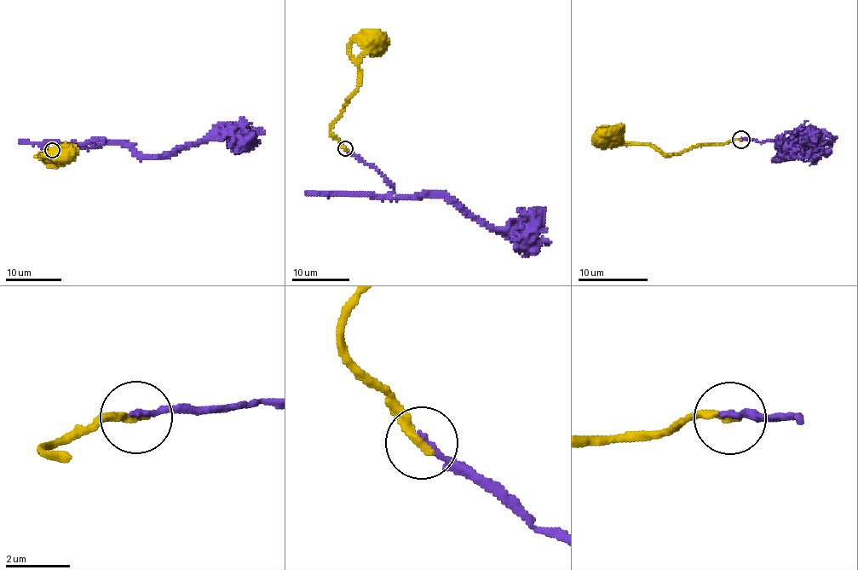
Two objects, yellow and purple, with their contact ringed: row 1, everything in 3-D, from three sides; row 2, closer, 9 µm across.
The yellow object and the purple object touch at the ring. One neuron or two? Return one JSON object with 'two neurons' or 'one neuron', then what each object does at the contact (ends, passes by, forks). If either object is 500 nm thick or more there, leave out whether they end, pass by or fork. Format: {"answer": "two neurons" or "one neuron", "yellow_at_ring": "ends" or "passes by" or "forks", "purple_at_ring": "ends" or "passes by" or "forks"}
{"answer": "two neurons", "yellow_at_ring": "ends", "purple_at_ring": "ends"}

